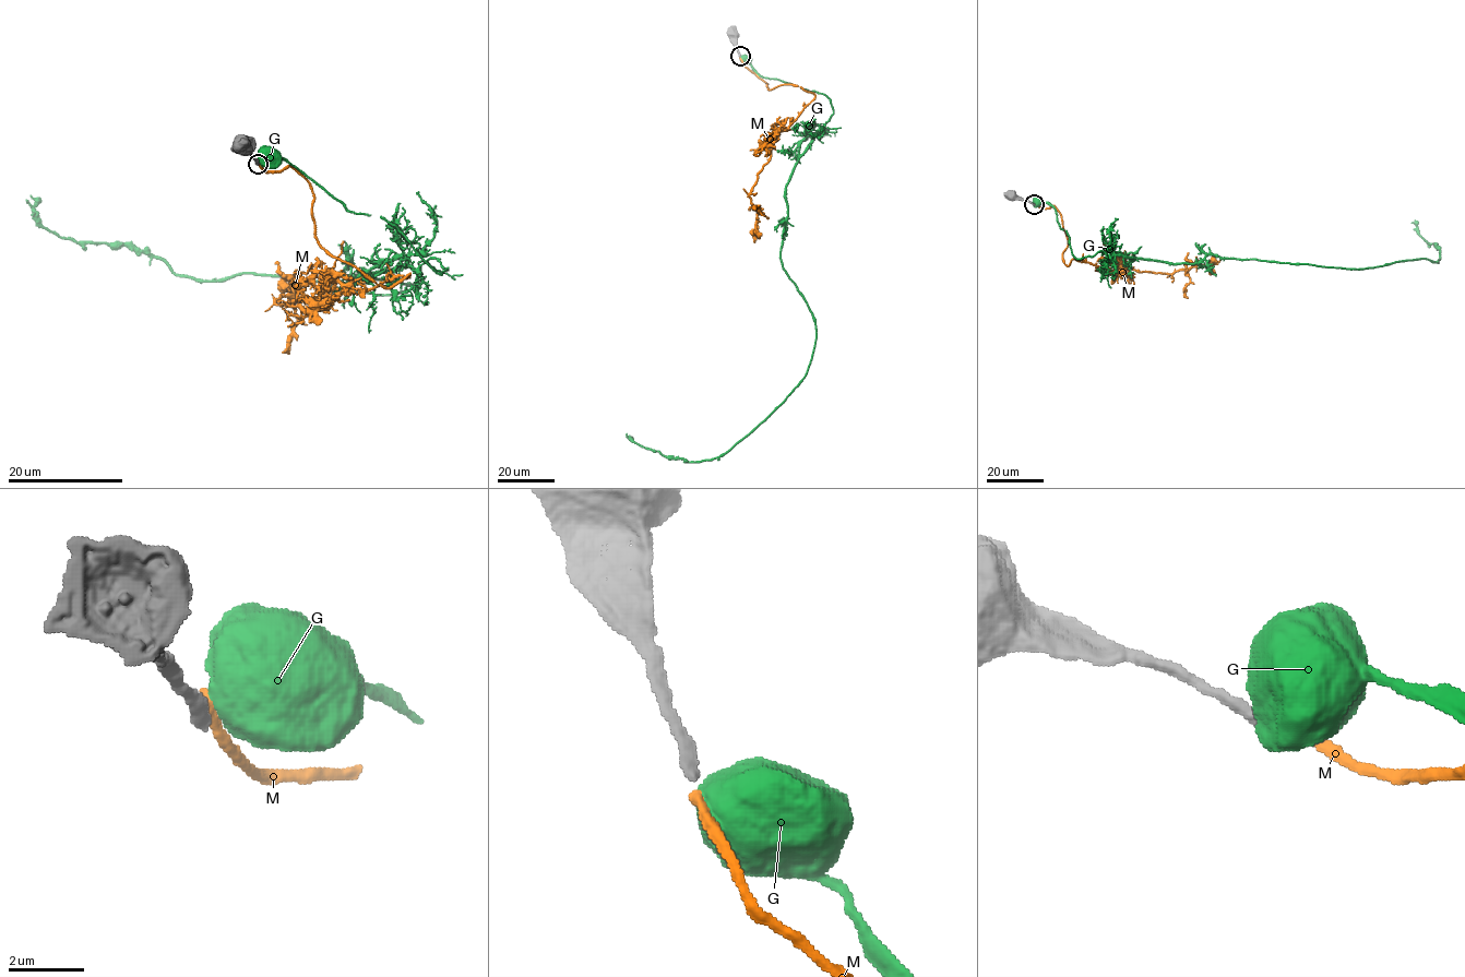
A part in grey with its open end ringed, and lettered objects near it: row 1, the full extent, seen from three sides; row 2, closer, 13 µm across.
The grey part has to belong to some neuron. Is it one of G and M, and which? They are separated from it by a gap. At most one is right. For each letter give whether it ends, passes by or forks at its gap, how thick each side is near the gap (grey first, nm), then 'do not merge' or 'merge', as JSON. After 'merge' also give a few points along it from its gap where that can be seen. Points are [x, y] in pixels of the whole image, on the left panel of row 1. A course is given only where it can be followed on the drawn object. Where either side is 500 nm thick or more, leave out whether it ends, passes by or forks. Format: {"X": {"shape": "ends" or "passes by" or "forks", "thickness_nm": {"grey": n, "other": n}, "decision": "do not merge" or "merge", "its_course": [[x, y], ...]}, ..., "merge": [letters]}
{"G": {"thickness_nm": {"grey": 340, "other": 950}, "decision": "do not merge"}, "M": {"shape": "ends", "thickness_nm": {"grey": 340, "other": 320}, "decision": "merge", "its_course": [[258, 163], [308, 182], [331, 254], [389, 287], [408, 273], [277, 304], [293, 294], [288, 275]]}, "merge": ["M"]}

